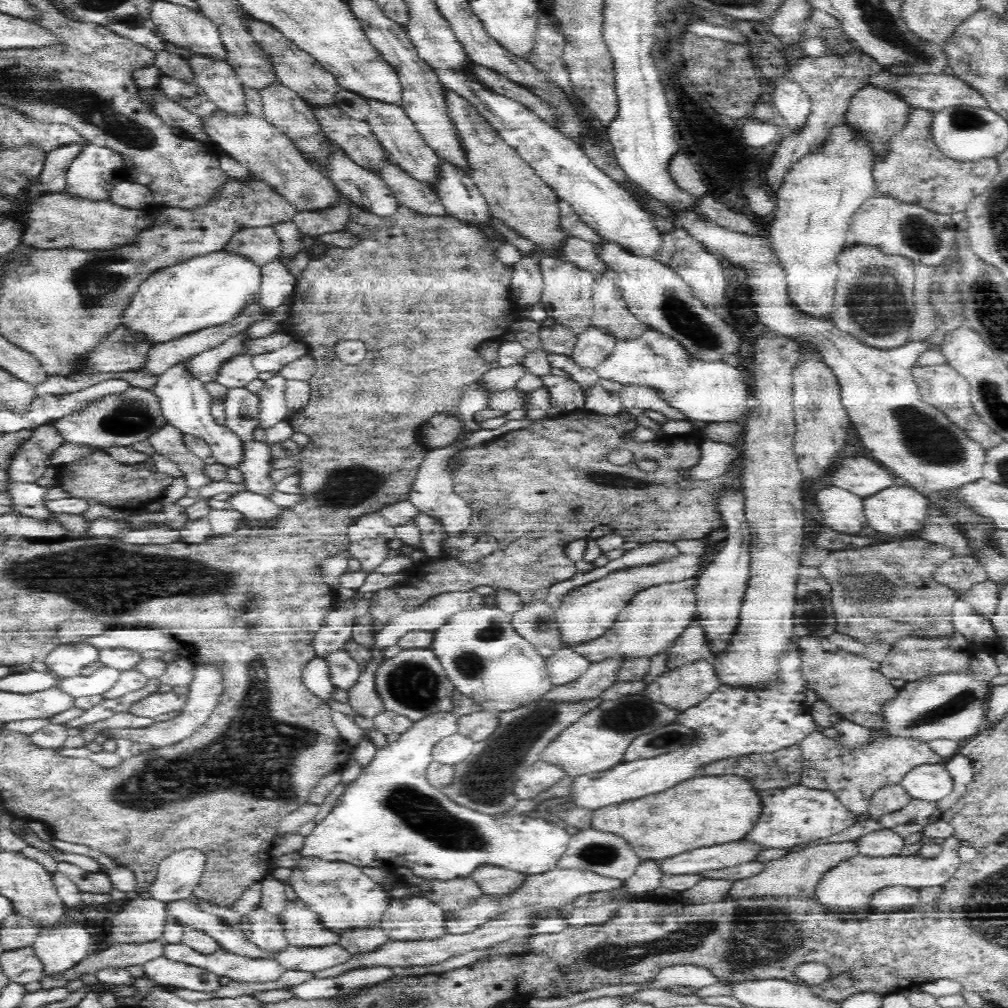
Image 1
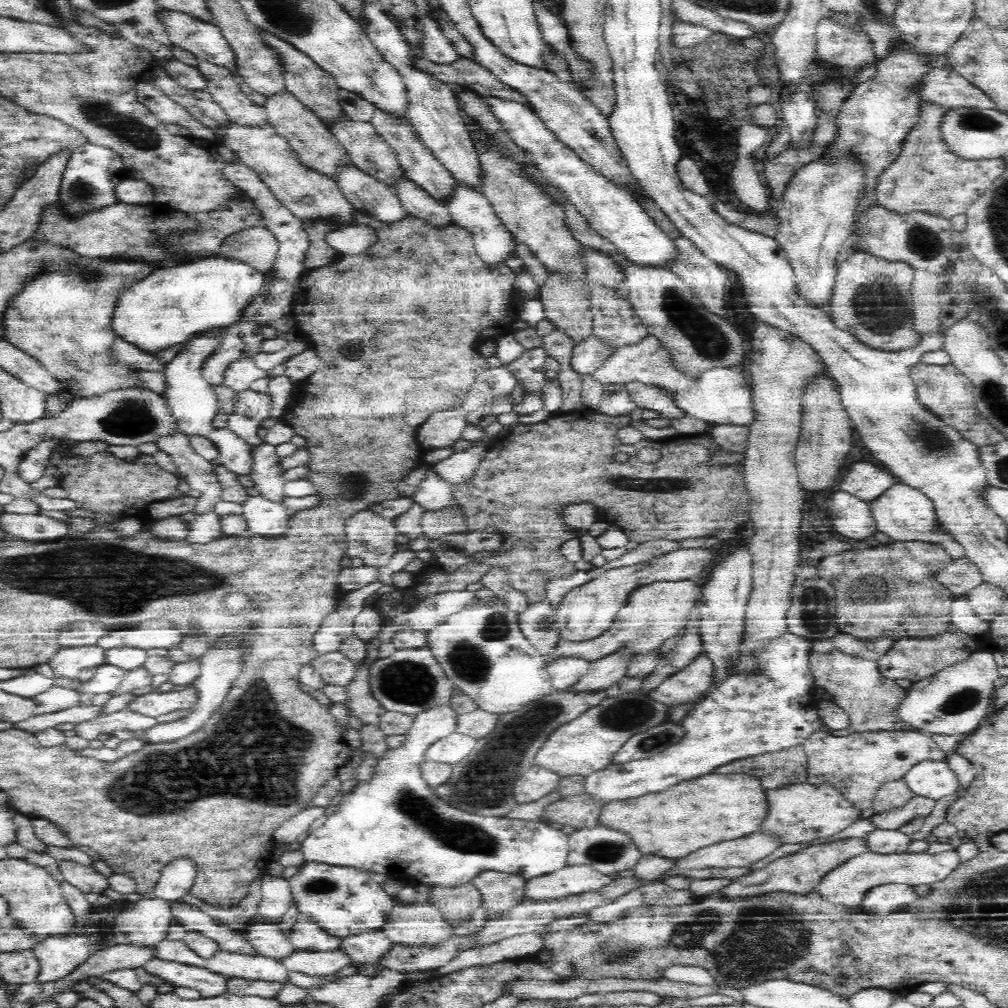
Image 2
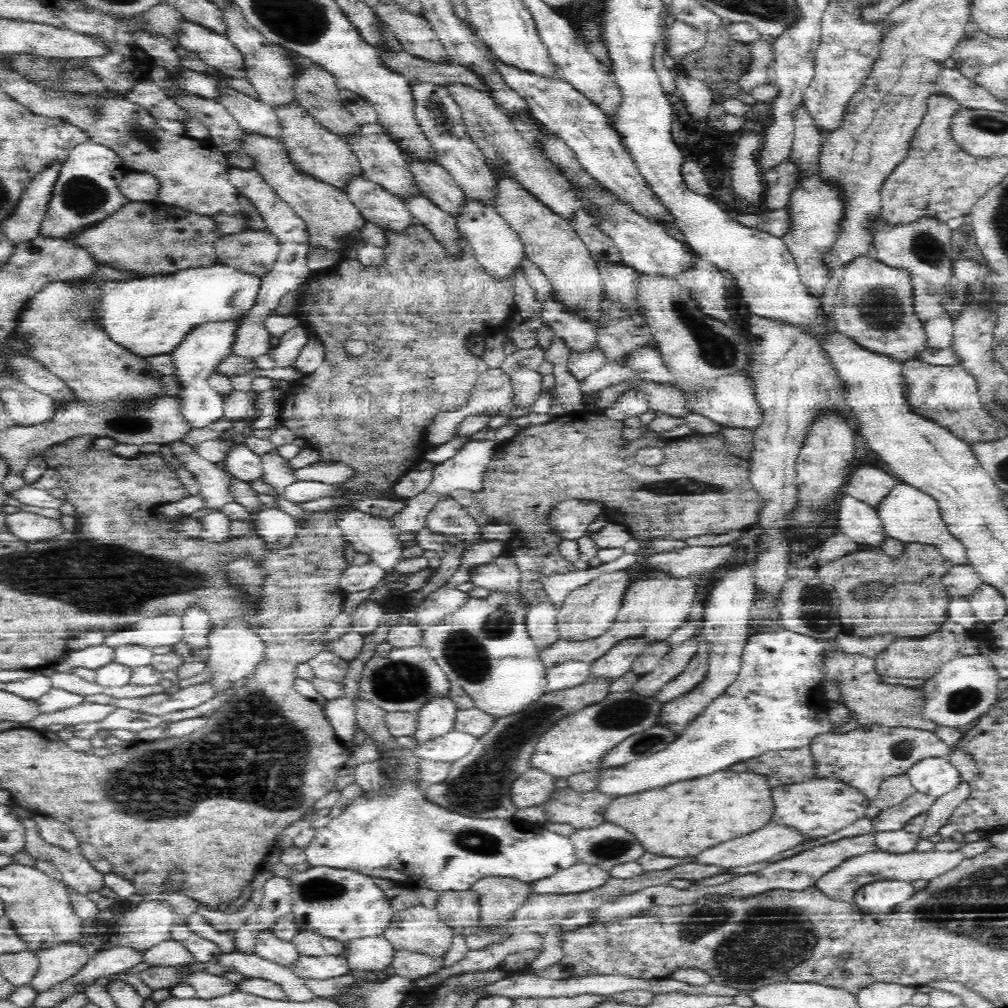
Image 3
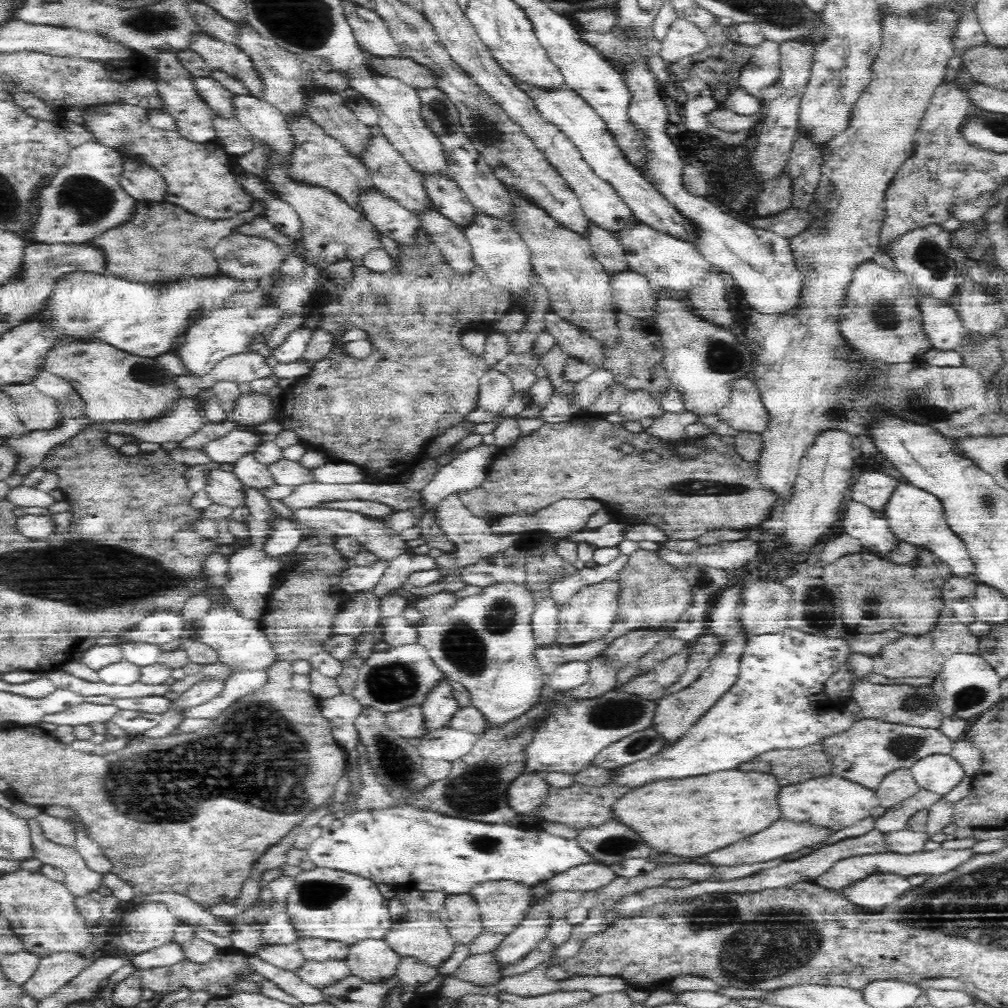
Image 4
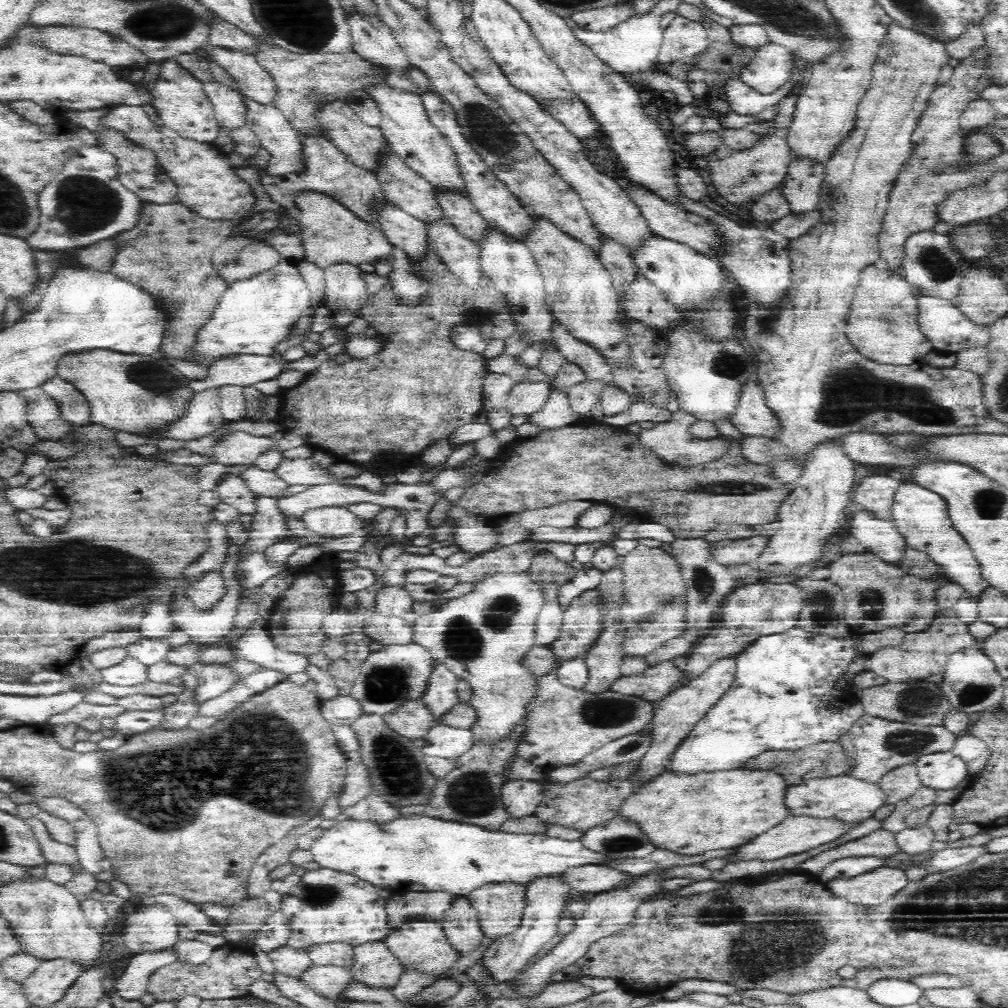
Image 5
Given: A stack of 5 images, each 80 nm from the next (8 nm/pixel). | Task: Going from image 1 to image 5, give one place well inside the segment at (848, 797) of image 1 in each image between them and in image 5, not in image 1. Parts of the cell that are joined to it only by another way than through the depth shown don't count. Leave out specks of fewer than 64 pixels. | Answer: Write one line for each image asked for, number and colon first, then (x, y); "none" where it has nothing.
2: (859, 764)
3: (864, 757)
4: (871, 748)
5: (878, 745)

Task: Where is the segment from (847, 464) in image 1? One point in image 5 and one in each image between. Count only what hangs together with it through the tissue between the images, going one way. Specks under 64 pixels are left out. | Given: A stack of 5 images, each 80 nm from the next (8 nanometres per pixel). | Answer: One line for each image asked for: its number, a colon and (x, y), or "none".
2: (867, 482)
3: (869, 485)
4: (873, 489)
5: (876, 494)

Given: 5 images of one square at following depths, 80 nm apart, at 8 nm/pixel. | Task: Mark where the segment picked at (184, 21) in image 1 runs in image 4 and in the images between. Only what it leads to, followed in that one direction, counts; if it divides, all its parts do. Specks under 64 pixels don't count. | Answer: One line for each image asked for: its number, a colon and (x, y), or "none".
2: (207, 42)
3: (218, 51)
4: (238, 64)

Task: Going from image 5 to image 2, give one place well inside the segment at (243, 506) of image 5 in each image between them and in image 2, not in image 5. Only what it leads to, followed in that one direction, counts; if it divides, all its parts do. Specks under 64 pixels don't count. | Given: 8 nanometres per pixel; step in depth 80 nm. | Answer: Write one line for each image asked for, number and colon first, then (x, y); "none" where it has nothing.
2: (202, 474)
3: (215, 482)
4: (224, 487)

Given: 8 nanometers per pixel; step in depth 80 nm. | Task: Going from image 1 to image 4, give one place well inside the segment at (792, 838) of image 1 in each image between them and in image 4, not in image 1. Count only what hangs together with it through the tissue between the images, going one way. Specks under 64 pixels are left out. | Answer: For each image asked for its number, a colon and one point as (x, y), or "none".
2: (802, 812)
3: (821, 806)
4: (833, 801)

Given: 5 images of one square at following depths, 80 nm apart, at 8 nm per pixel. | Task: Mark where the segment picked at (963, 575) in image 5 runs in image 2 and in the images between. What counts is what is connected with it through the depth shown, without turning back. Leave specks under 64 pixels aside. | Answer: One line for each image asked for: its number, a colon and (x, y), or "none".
2: (904, 513)
3: (909, 514)
4: (916, 516)

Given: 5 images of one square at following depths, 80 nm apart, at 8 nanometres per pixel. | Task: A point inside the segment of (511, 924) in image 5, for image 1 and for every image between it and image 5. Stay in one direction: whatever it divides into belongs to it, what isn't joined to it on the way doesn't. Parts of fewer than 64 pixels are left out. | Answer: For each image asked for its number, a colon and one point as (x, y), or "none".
1: (499, 884)
2: (500, 893)
3: (500, 899)
4: (502, 904)

